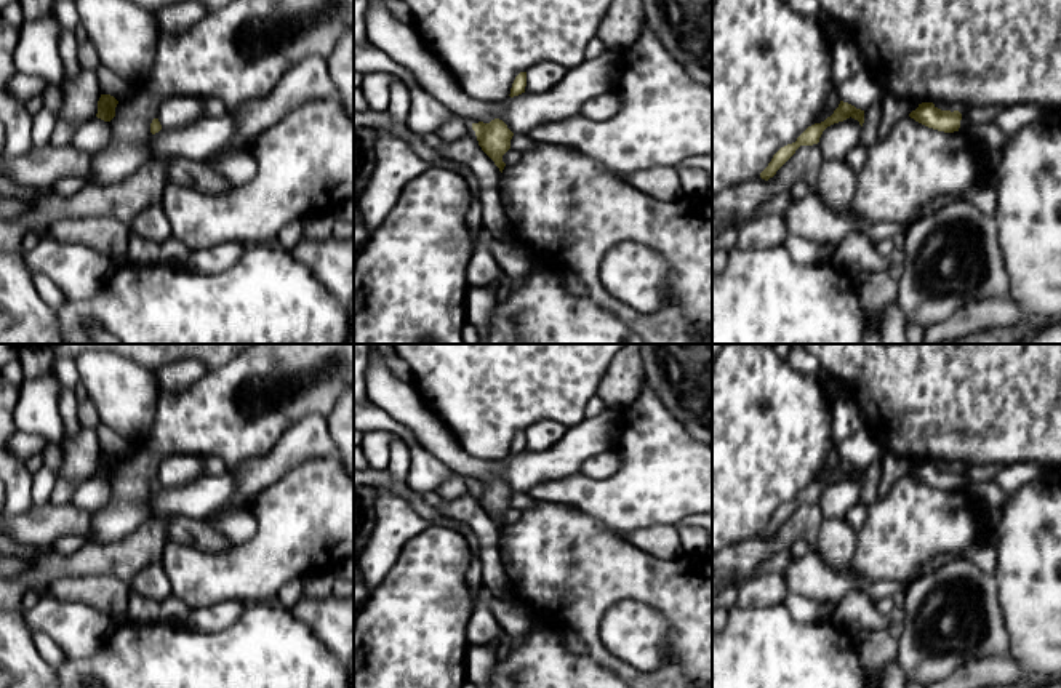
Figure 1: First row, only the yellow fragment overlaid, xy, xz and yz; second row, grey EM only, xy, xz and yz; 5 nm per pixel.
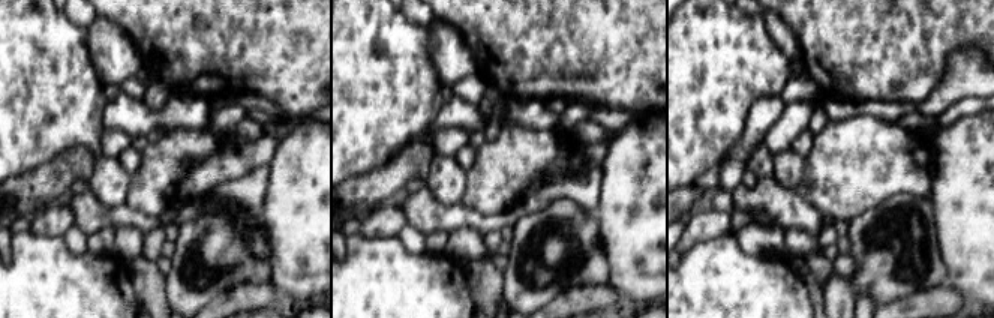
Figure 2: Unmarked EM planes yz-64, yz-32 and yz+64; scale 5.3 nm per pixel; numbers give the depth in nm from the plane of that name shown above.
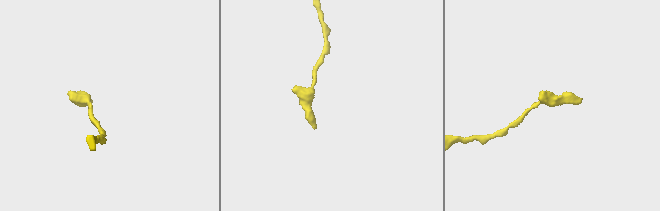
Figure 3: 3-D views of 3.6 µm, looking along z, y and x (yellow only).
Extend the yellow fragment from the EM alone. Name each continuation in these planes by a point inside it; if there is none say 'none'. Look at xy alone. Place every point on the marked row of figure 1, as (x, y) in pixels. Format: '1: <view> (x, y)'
none

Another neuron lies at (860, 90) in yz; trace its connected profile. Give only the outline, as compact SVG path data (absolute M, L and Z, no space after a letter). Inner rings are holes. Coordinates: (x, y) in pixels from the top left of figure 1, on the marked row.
M867 70L835 85L839 101L848 102L856 109L866 110L882 96L880 86L872 80Z

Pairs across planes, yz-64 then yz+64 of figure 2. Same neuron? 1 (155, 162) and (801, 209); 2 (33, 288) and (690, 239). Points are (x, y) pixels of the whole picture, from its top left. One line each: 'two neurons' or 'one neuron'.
1: two neurons
2: two neurons

